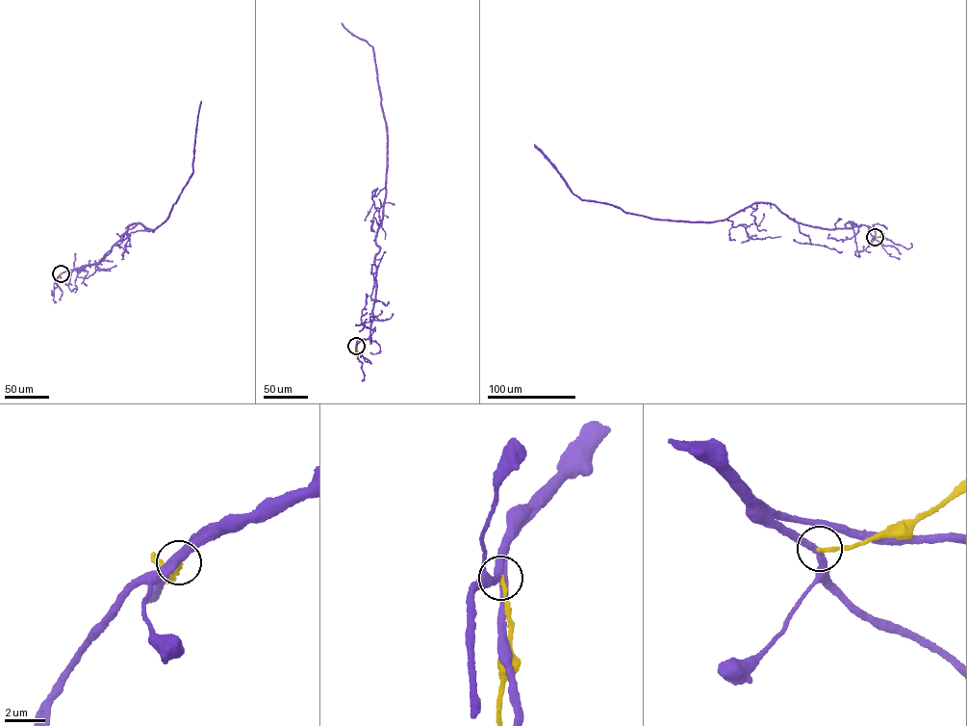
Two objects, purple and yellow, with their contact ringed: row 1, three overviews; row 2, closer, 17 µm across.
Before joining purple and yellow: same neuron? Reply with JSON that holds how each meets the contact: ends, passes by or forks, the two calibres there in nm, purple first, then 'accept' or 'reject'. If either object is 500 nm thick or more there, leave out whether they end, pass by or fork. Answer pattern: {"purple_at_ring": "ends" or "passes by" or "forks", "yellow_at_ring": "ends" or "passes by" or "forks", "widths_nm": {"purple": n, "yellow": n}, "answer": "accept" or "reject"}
{"purple_at_ring": "passes by", "yellow_at_ring": "ends", "widths_nm": {"purple": 320, "yellow": 200}, "answer": "reject"}

